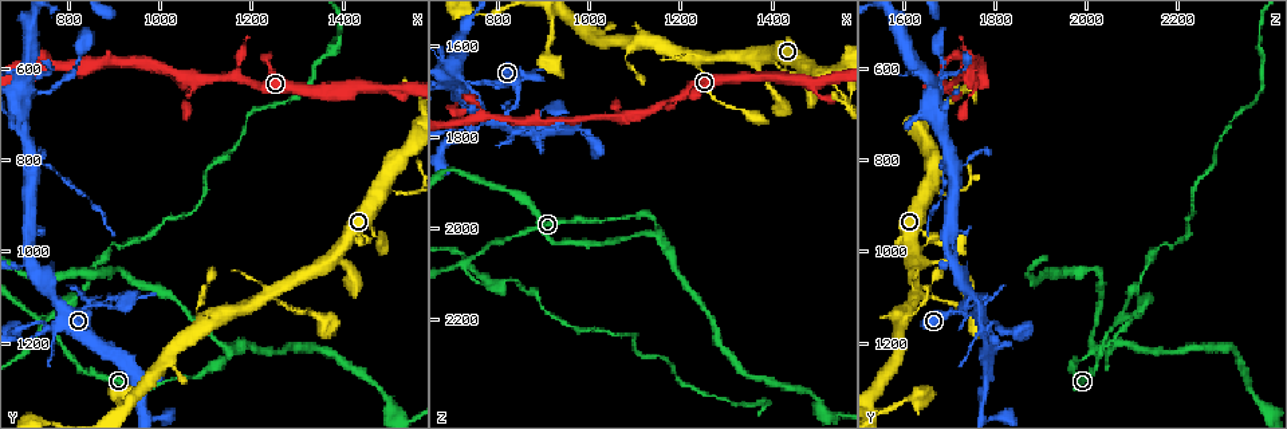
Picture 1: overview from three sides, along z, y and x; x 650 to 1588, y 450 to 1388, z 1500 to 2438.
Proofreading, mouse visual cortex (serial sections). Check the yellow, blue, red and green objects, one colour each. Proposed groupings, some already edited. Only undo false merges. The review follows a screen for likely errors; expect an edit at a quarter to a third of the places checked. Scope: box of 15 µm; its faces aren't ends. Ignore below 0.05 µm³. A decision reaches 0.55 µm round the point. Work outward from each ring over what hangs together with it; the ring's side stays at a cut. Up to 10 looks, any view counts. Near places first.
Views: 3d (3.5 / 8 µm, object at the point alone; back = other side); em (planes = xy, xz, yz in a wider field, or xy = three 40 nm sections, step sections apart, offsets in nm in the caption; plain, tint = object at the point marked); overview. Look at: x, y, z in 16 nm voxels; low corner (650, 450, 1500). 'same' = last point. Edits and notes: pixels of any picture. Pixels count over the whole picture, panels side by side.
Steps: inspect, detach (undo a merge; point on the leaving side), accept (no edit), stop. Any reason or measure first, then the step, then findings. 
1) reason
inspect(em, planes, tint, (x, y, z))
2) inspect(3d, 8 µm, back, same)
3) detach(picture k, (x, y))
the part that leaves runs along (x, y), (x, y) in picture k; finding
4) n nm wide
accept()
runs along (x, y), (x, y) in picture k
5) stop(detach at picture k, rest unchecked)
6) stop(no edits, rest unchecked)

a fork
inspect(em, xy, step 2, tint, (1160, 1220, 2015))

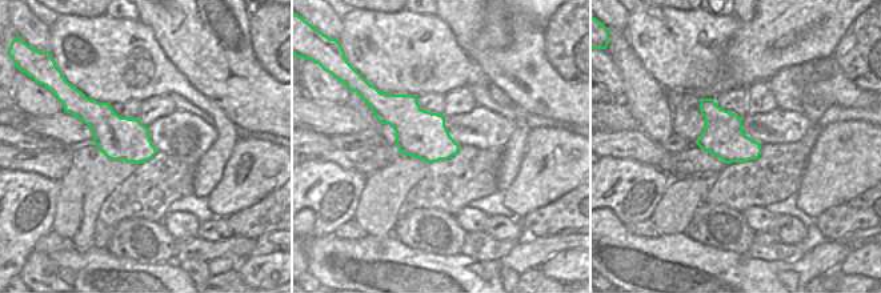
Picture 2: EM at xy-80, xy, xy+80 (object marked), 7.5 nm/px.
wider look
inspect(3d, 3.5 µm, same)

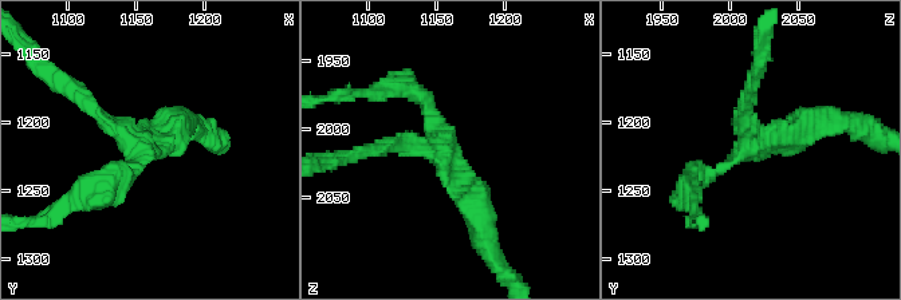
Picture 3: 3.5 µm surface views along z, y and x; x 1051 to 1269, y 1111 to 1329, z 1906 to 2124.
360 nm wide
accept()
runs along (687, 186), (817, 125) in picture 3; continuous, no second cell

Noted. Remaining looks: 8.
side arm on a straight run
inspect(3d, 8 µm, (1365, 1020, 1645))

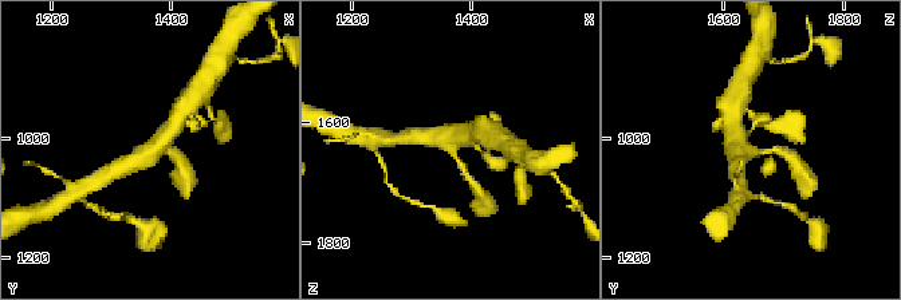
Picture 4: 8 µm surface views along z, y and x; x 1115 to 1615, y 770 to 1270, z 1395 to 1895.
3 arms; arms of 150, 450, 450 nm
inspect(em, xy, step 2, tint, (1365, 1030, 1640))

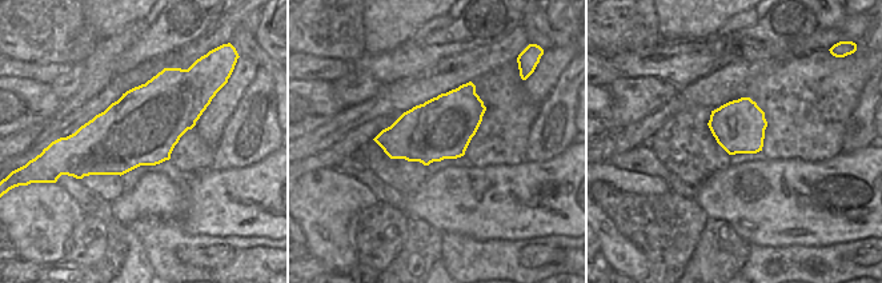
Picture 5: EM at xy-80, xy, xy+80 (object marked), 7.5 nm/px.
accept()
runs along (177, 119), (150, 153), (118, 169) in picture 4; continuous, no second cell

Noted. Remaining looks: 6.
three arms meet
inspect(3d, 3.5 µm, (1235, 1095, 1630))

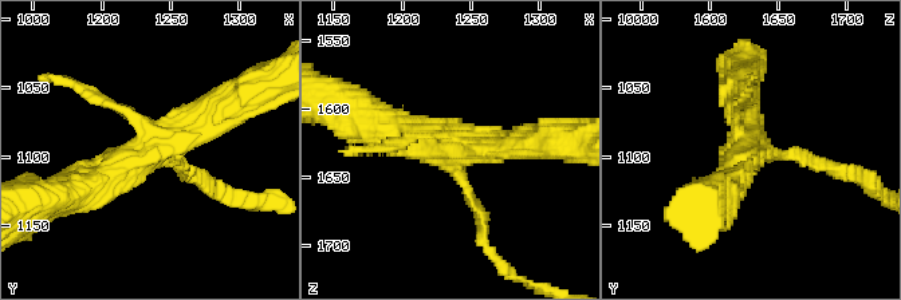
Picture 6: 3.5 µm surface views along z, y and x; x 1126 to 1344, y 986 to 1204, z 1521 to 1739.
now the EM
inspect(em, xy, step 3, tint, (1242, 1092, 1630))

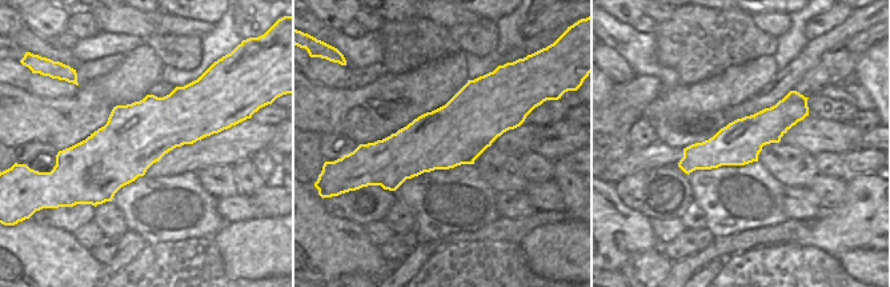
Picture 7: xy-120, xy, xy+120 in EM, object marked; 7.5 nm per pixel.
accept()
runs along (802, 111), (682, 164) in picture 7; continuous, no second cell

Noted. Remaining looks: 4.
arms part here
inspect(3d, 3.5 µm, (1495, 865, 1670))

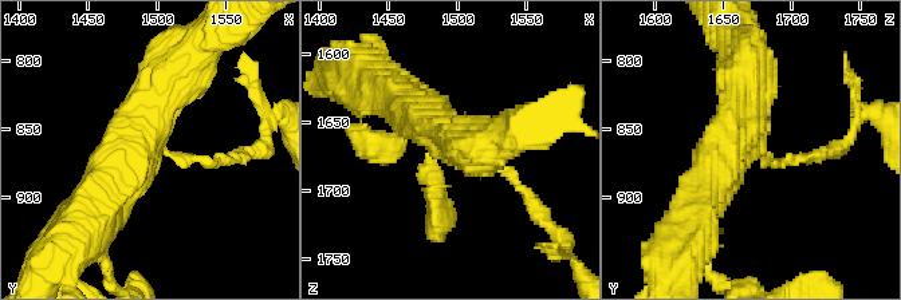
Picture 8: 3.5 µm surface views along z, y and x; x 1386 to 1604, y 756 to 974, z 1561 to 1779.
3 arms; arms of 150, 500, 600 nm; need the tissue
inspect(em, xy, step 5, tint, (1500, 864, 1672))

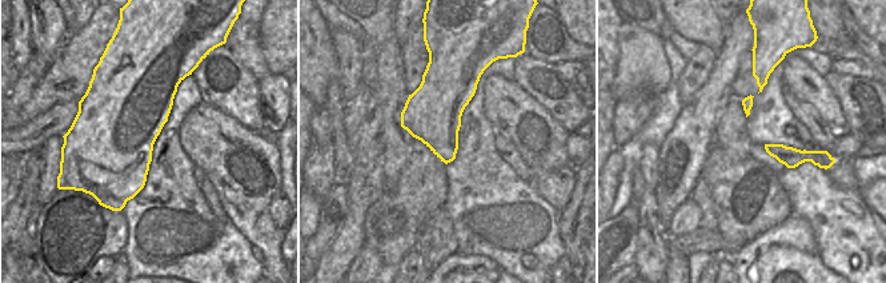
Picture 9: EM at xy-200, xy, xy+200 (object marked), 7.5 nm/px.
detach(picture 8, (511, 176))
the part that leaves runs along (169, 154), (223, 162), (260, 146) in picture 8; two cells meet here

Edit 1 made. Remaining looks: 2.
stop(detach at picture 8, rest unchecked)

